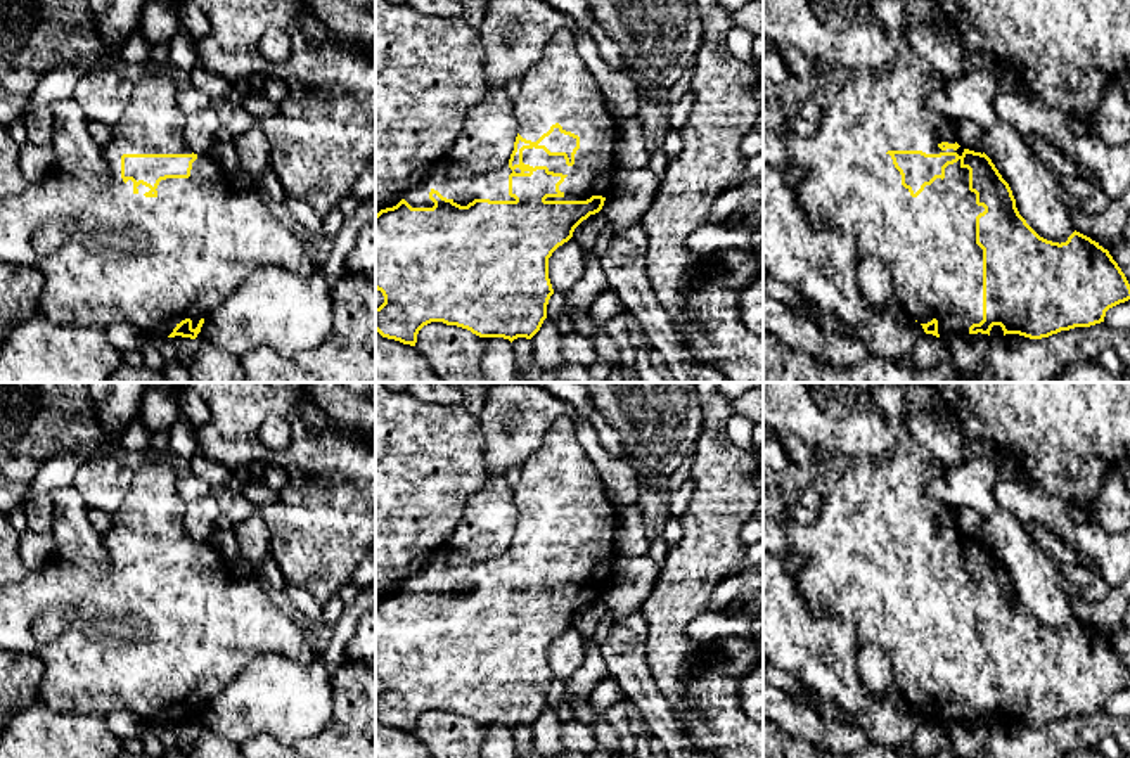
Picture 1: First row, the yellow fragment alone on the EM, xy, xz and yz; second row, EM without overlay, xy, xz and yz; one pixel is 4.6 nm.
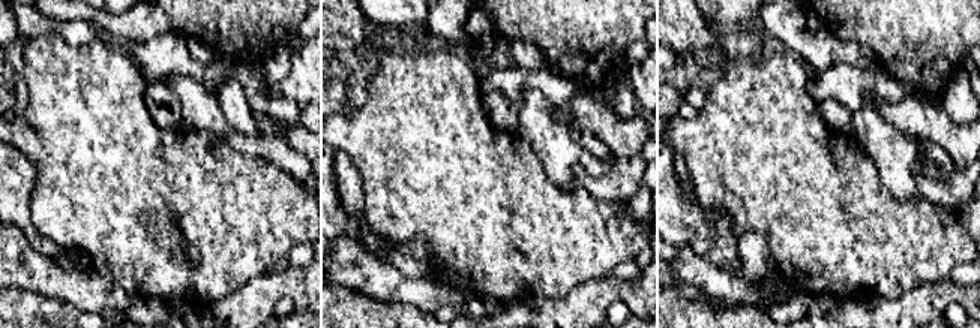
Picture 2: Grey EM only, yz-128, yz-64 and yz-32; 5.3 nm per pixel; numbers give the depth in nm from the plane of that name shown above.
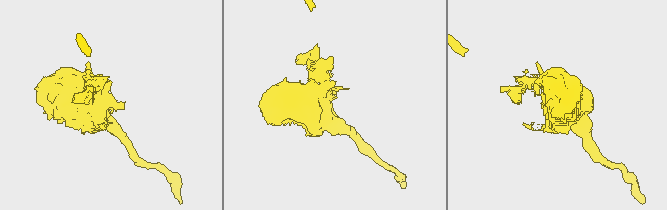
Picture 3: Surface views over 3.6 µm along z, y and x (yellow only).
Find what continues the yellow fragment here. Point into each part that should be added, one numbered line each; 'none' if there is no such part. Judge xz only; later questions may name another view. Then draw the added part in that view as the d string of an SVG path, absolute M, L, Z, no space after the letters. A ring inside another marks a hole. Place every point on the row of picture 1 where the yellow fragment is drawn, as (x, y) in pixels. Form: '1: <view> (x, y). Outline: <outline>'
1: xz (559, 89). Outline: M561 28L547 43L540 61L521 78L521 92L514 100L514 116L517 119L517 133L531 142L536 142L552 125L559 123L562 130L580 137L580 149L575 154L575 164L568 166L564 156L549 156L543 149L524 149L523 163L530 166L547 166L549 171L562 173L566 178L559 185L562 197L547 197L545 201L587 201L592 196L607 197L616 173L614 147L618 138L618 119L611 114L607 100L588 71L583 59L578 55L576 42L571 28Z

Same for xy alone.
1: xy (146, 262). Outline: M170 67L133 71L132 99L112 126L111 142L102 147L111 171L104 190L92 190L54 170L19 196L0 197L0 260L33 267L43 275L38 312L50 322L104 331L125 324L159 339L185 318L196 329L260 268L313 272L305 242L277 220L263 192L241 196L211 156L197 156L189 178L161 180L156 197L145 197L151 189L142 183L135 194L133 182L123 182L123 154L192 154L183 137L187 114L178 106L182 81ZM52 220L69 220L76 228L57 251L40 256L33 235Z

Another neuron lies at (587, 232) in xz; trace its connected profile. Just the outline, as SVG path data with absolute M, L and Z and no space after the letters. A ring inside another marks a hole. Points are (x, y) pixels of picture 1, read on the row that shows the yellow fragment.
M602 211L590 215L583 220L573 232L573 239L580 244L580 247L587 253L592 251L600 230L606 227L606 218Z

